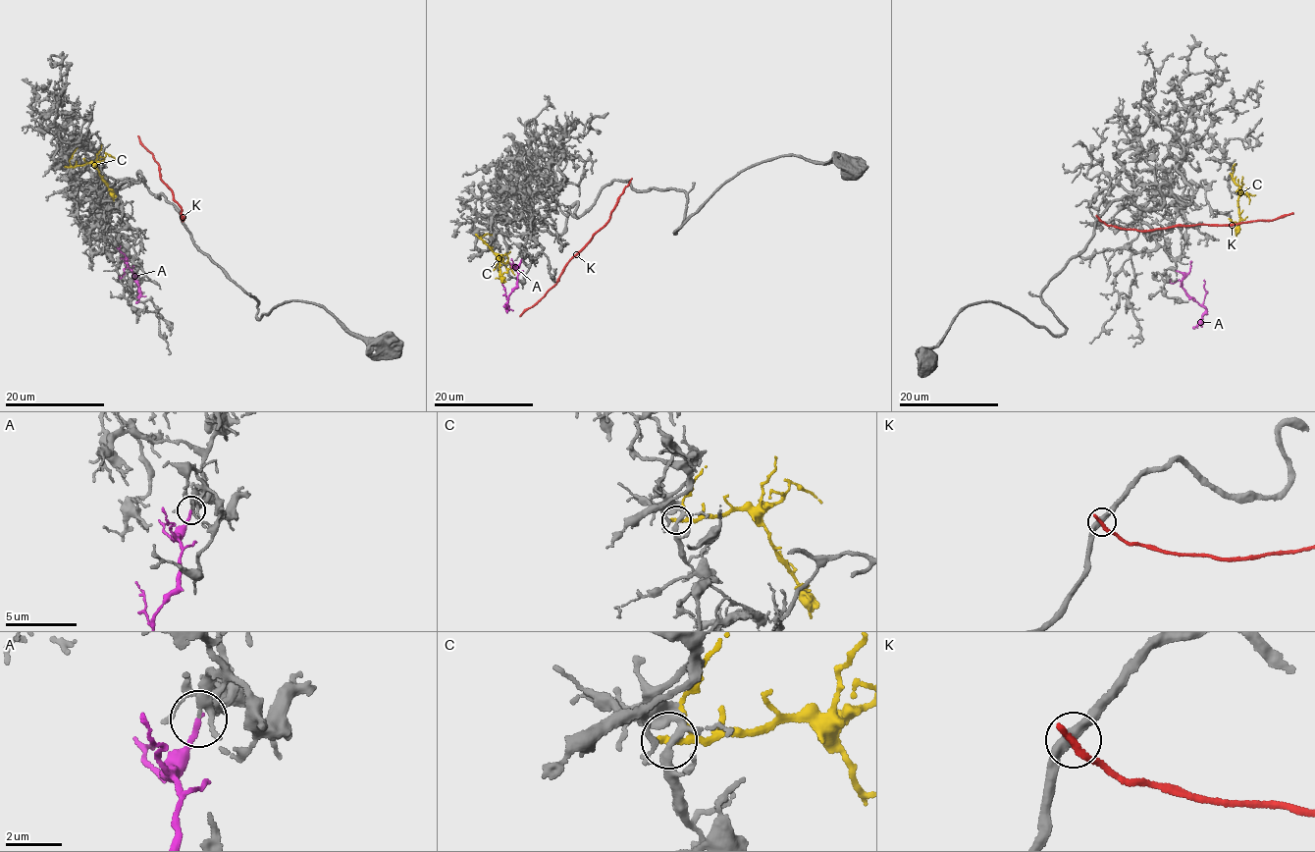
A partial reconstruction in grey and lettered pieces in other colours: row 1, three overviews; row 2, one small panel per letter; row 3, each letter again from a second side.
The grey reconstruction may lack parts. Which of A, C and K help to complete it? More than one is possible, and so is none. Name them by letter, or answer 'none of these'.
A

